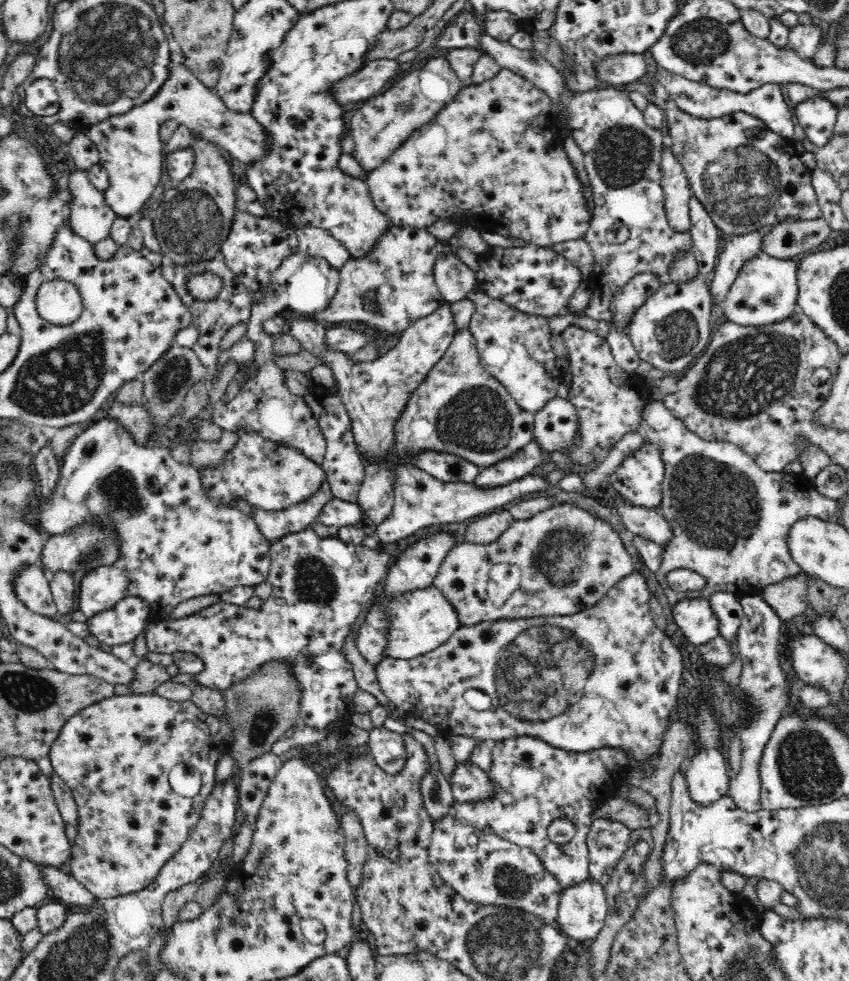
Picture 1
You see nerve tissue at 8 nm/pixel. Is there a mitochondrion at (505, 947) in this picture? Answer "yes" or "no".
yes

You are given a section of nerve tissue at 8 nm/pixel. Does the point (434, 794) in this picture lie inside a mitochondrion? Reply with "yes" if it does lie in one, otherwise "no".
no

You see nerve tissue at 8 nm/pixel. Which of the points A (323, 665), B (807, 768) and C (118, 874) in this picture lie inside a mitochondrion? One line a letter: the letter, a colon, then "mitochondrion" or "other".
A: other
B: mitochondrion
C: other

